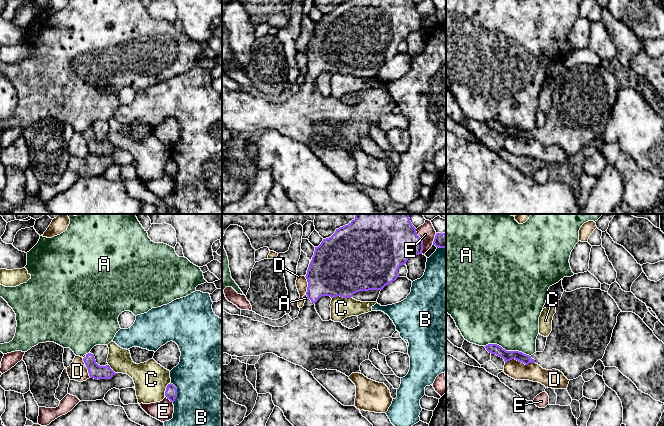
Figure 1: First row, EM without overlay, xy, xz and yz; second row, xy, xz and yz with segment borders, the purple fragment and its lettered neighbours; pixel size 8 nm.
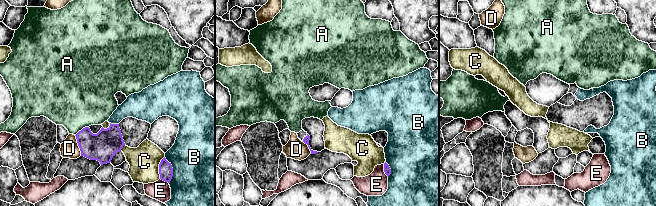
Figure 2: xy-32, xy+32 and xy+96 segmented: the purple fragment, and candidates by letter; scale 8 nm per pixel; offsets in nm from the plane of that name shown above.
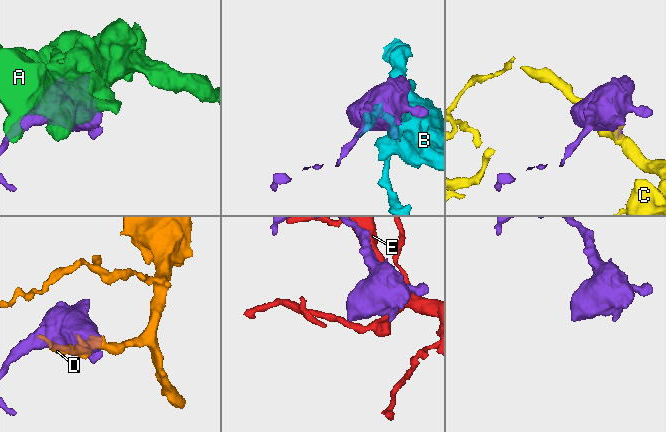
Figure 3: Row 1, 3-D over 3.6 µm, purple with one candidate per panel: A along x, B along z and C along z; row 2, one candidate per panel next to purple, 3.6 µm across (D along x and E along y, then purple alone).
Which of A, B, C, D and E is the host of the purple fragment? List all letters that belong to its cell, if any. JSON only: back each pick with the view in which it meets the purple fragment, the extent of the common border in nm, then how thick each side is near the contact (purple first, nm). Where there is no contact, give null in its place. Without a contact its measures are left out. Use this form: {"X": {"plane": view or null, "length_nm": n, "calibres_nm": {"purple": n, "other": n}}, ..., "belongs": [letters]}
{"belongs": []}

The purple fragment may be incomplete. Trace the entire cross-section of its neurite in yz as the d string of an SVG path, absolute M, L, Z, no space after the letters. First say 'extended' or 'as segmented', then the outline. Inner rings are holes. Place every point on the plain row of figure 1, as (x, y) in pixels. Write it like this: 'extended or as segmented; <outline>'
extended; M590 64L564 67L561 75L555 78L555 82L552 107L547 113L543 128L529 132L519 127L506 127L497 120L484 123L489 129L503 134L505 139L512 135L525 141L536 139L546 146L559 146L568 156L578 154L584 147L594 144L595 139L603 134L621 86L608 68Z

